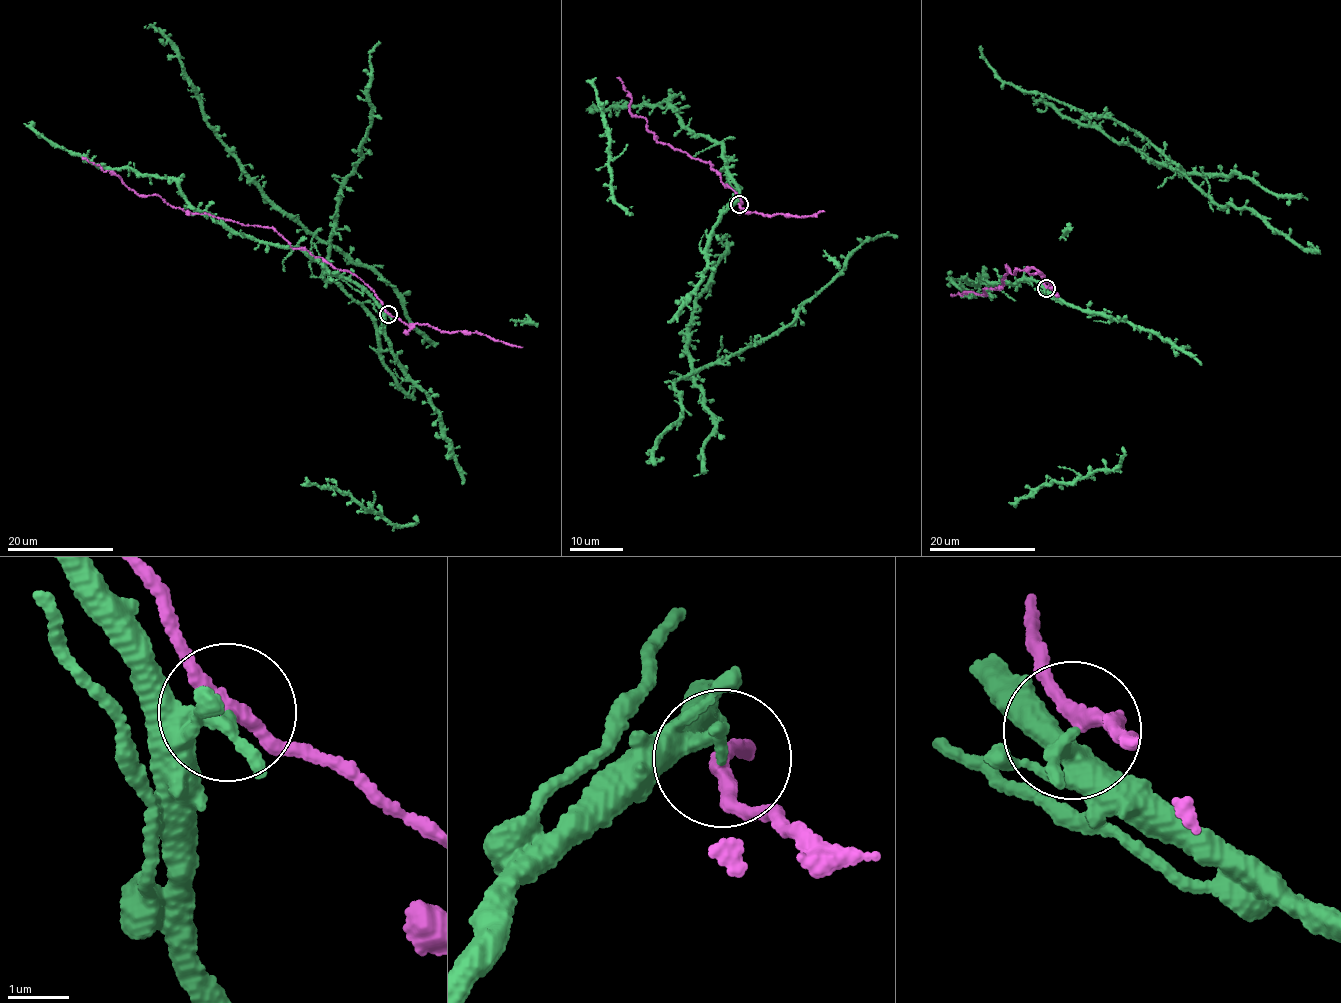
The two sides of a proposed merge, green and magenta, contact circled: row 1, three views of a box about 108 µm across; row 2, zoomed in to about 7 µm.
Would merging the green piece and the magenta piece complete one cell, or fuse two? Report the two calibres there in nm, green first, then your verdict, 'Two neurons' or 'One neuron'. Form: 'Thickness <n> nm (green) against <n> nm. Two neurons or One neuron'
Thickness 170 nm (green) against 220 nm. Two neurons

